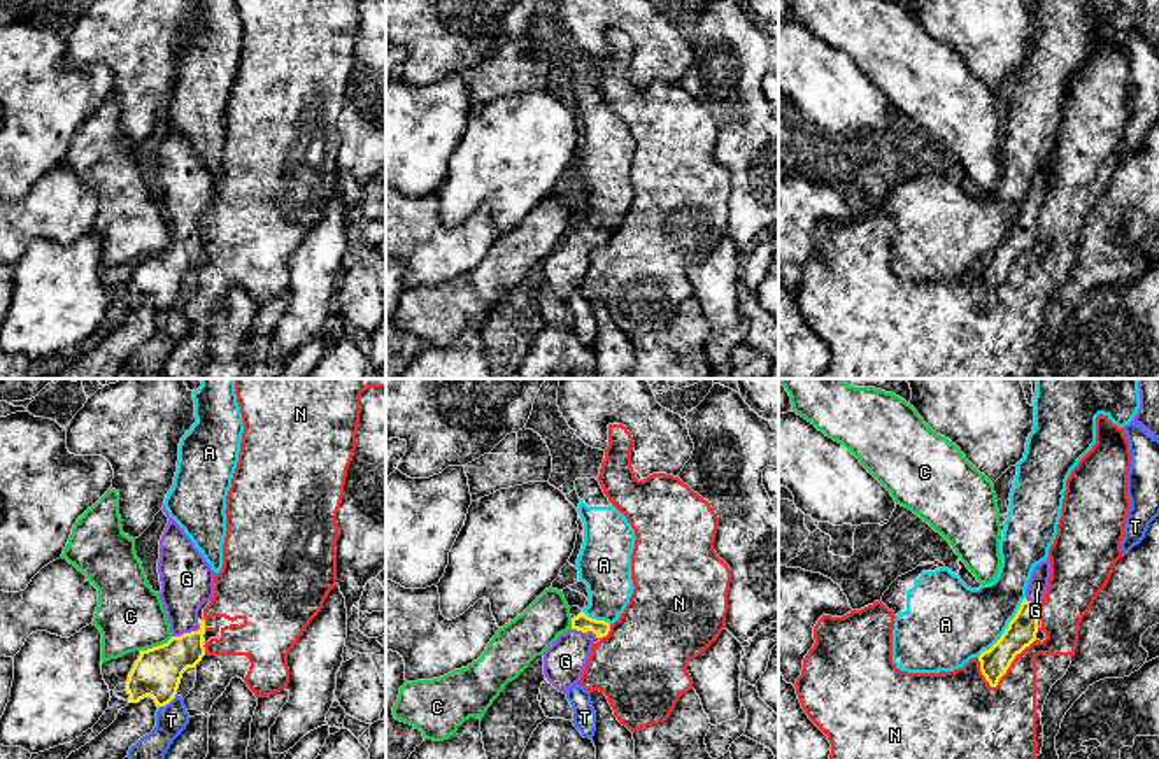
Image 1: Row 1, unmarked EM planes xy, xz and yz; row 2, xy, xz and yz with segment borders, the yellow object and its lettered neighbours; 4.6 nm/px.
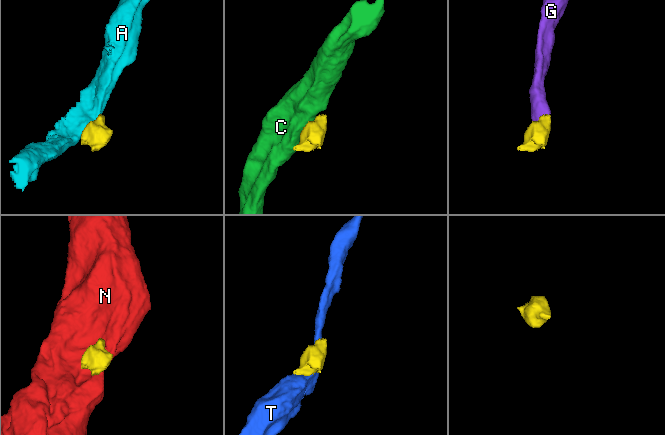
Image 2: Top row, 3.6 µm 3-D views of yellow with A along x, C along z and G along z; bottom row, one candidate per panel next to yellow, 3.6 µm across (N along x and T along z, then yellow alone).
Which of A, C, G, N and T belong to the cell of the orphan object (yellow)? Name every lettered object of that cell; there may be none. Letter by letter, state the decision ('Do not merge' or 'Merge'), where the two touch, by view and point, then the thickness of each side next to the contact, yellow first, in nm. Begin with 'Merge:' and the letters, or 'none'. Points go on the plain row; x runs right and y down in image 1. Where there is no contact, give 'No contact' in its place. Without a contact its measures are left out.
Merge: G
A: Do not merge. Touches yellow at yz (1007, 235). Thickness 140 nm (yellow) against 360 nm
C: Do not merge. Touches yellow at xy (158, 253). Thickness 220 nm (yellow) against 320 nm
G: Merge. Touches yellow at xy (191, 239). Thickness 220 nm (yellow) against 240 nm
N: Do not merge. Touches yellow at yz (1010, 270). Thickness 140 nm (yellow) against 280 nm
T: Do not merge. Touches yellow at xy (167, 311). Thickness 220 nm (yellow) against 160 nm

